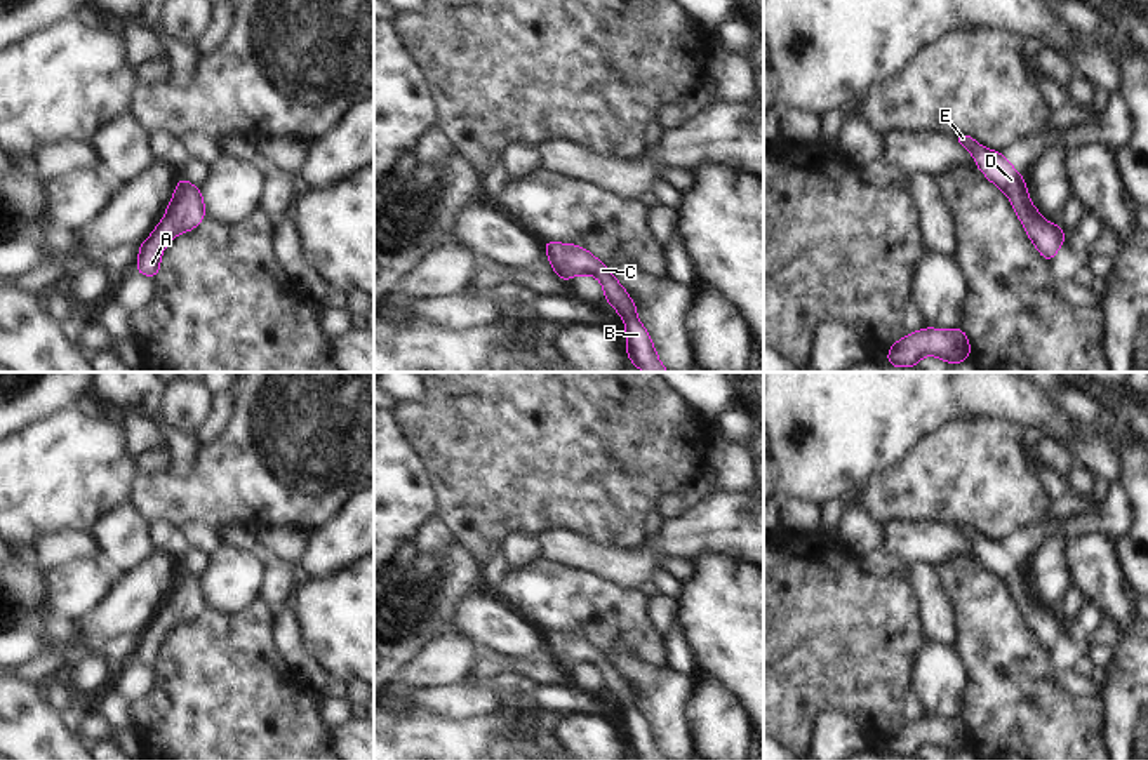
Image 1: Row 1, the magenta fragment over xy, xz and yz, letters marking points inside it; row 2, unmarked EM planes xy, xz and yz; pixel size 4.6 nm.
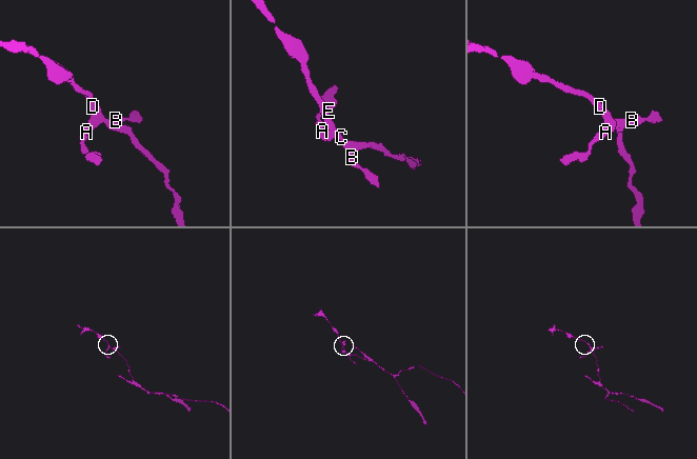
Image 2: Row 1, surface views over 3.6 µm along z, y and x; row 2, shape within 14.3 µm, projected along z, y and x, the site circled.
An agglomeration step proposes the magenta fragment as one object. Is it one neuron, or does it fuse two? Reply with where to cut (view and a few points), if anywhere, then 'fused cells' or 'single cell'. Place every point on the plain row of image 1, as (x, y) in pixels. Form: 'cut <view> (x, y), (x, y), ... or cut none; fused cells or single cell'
cut none; single cell

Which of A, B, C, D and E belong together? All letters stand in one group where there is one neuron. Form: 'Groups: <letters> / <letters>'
Groups: A B C D E.

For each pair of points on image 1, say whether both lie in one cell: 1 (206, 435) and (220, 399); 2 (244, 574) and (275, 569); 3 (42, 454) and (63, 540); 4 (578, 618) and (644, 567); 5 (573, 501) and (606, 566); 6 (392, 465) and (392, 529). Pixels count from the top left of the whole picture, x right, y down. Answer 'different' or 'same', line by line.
1: same
2: different
3: different
4: different
5: different
6: same

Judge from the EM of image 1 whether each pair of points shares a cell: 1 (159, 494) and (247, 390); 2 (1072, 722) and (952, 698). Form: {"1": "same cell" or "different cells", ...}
{"1": "same cell", "2": "different cells"}

